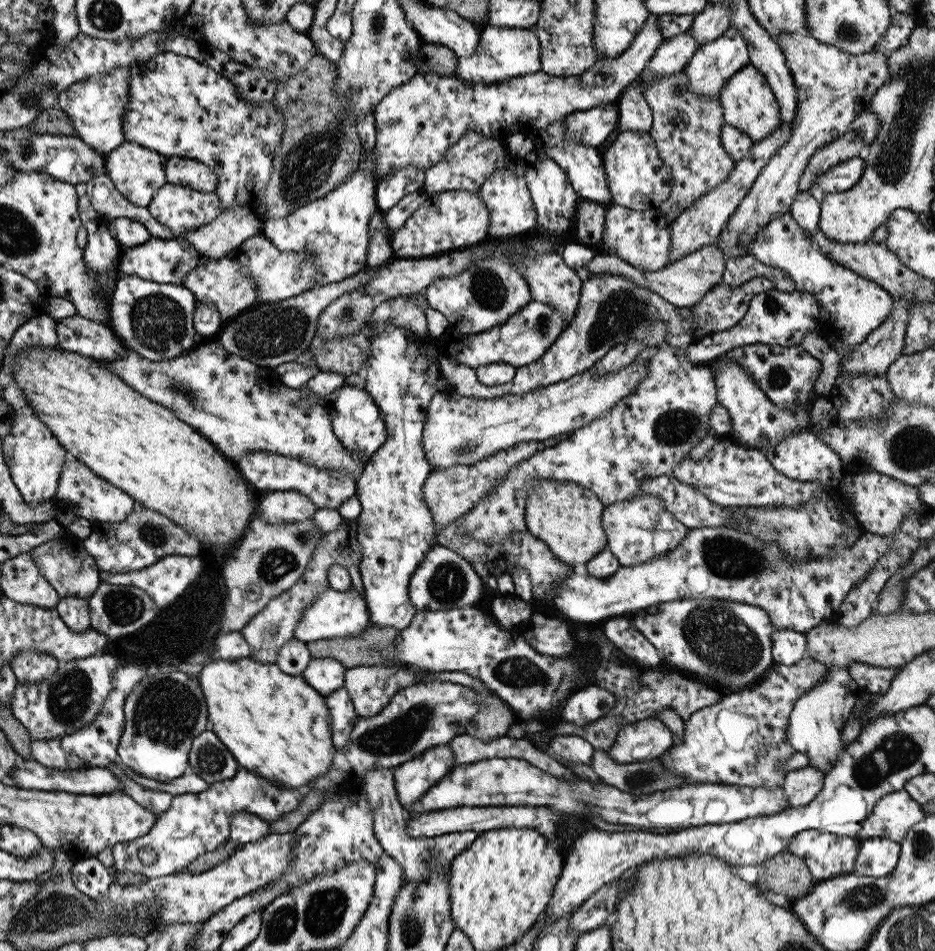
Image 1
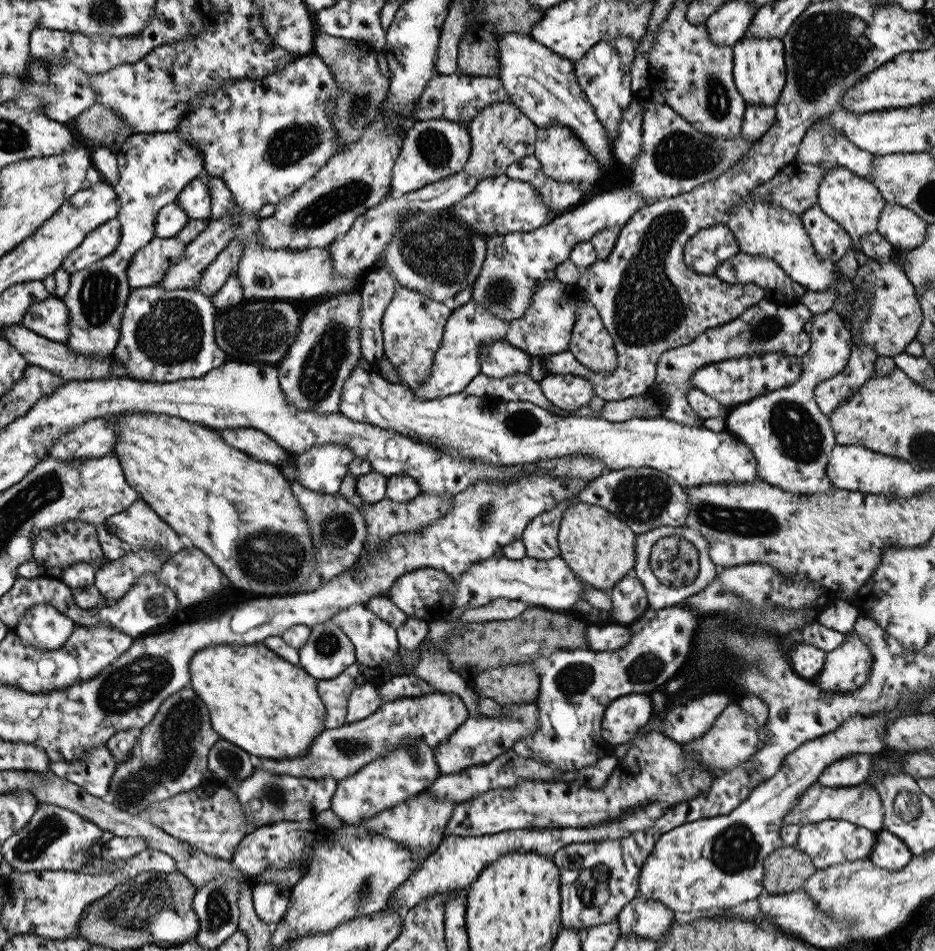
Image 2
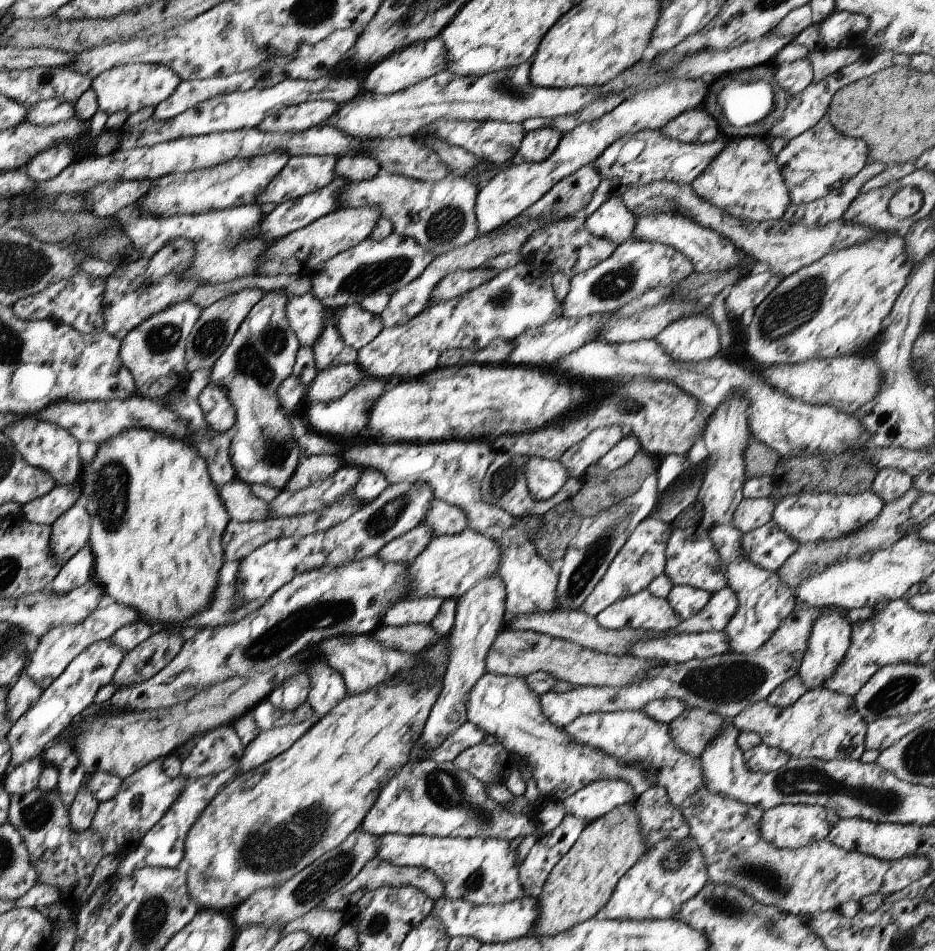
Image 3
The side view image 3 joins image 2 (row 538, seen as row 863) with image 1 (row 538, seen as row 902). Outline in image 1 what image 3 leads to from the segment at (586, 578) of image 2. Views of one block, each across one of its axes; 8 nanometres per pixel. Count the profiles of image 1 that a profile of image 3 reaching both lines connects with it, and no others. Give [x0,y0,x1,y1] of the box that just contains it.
[522,479,606,568]

